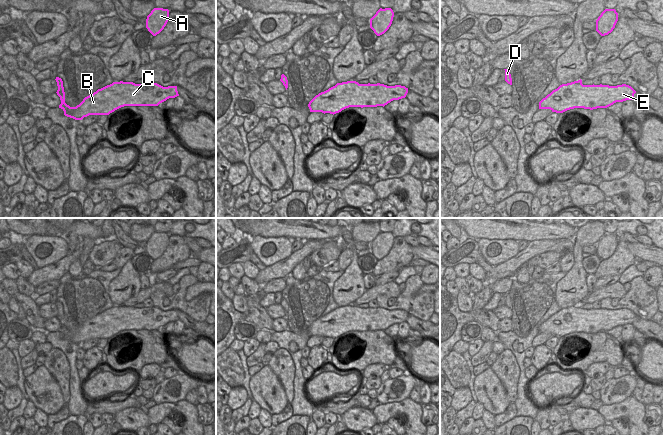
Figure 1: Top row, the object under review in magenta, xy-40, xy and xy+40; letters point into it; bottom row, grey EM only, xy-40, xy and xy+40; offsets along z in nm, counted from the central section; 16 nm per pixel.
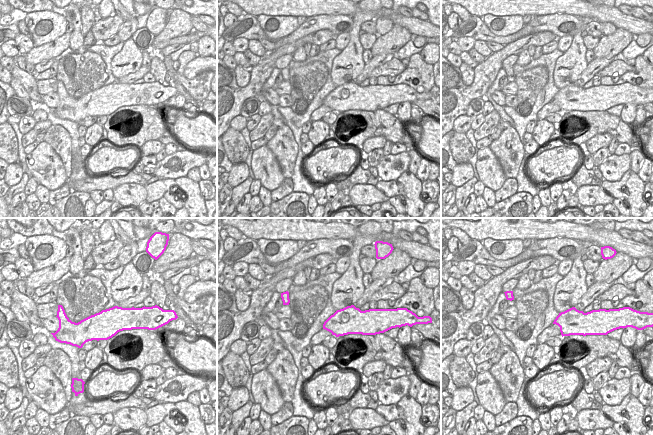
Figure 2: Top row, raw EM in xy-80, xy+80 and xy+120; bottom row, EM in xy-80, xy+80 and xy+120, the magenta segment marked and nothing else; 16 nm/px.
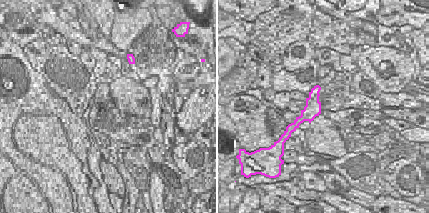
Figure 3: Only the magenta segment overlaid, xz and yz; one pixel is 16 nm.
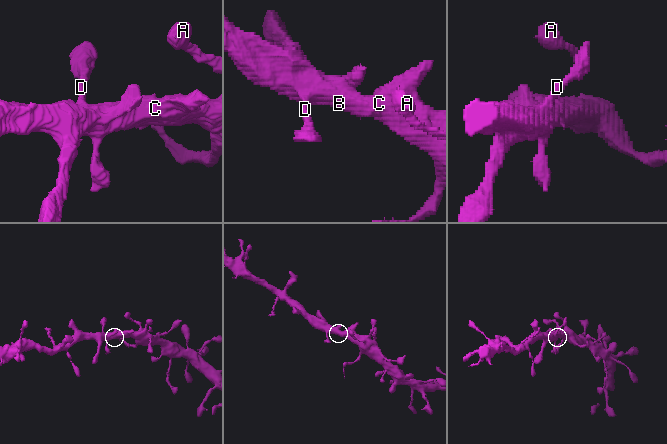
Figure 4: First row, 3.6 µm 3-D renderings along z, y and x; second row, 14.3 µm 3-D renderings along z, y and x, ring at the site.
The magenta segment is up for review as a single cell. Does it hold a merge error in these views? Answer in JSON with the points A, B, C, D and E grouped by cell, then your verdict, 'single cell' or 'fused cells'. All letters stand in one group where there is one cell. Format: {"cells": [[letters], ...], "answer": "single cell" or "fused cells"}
{"cells": [["A", "B", "C", "D", "E"]], "answer": "single cell"}

